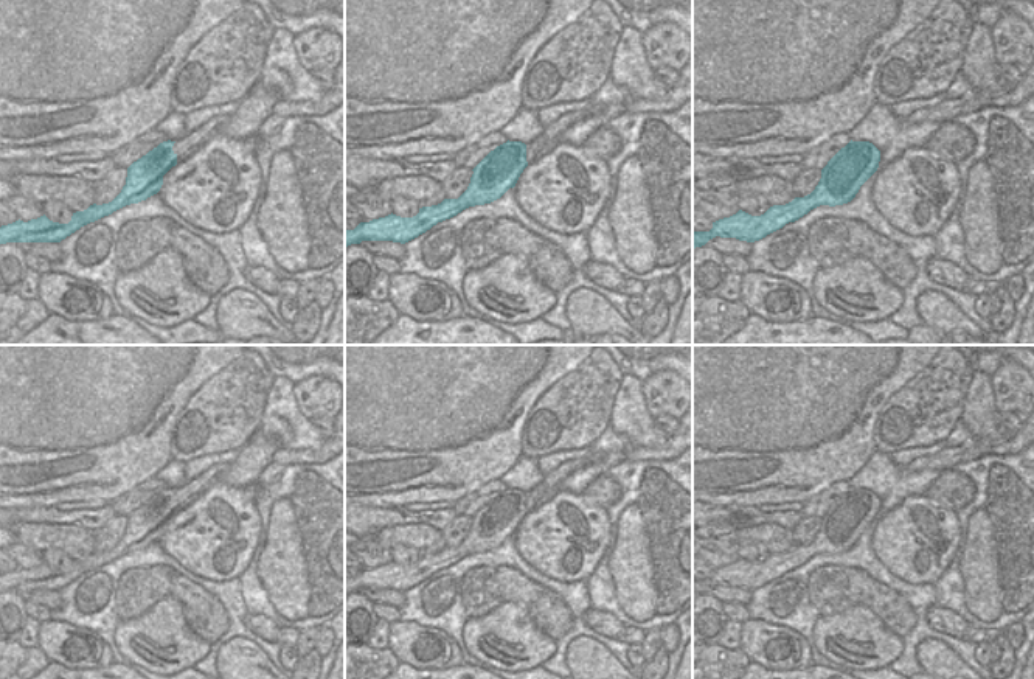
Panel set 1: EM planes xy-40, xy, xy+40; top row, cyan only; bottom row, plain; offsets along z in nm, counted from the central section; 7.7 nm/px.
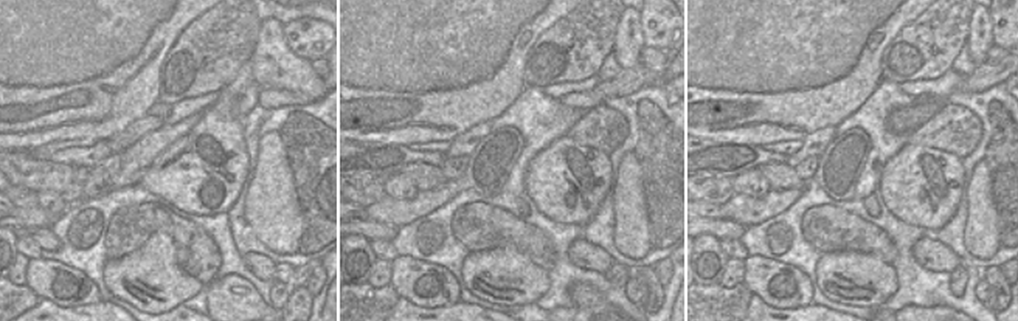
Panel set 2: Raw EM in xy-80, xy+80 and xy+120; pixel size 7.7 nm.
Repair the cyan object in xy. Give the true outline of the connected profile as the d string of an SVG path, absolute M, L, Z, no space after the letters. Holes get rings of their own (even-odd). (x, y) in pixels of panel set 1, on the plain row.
M607 452L598 458L587 455L568 460L531 491L506 489L491 499L472 519L467 538L458 547L444 547L438 553L422 555L413 566L388 562L385 566L360 570L354 578L345 578L345 597L362 589L393 589L405 592L430 578L438 570L450 567L463 558L491 552L514 536L523 517L548 502L559 491L557 486L574 471L592 463L615 468L626 460L626 452Z

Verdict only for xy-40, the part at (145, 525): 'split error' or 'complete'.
split error

